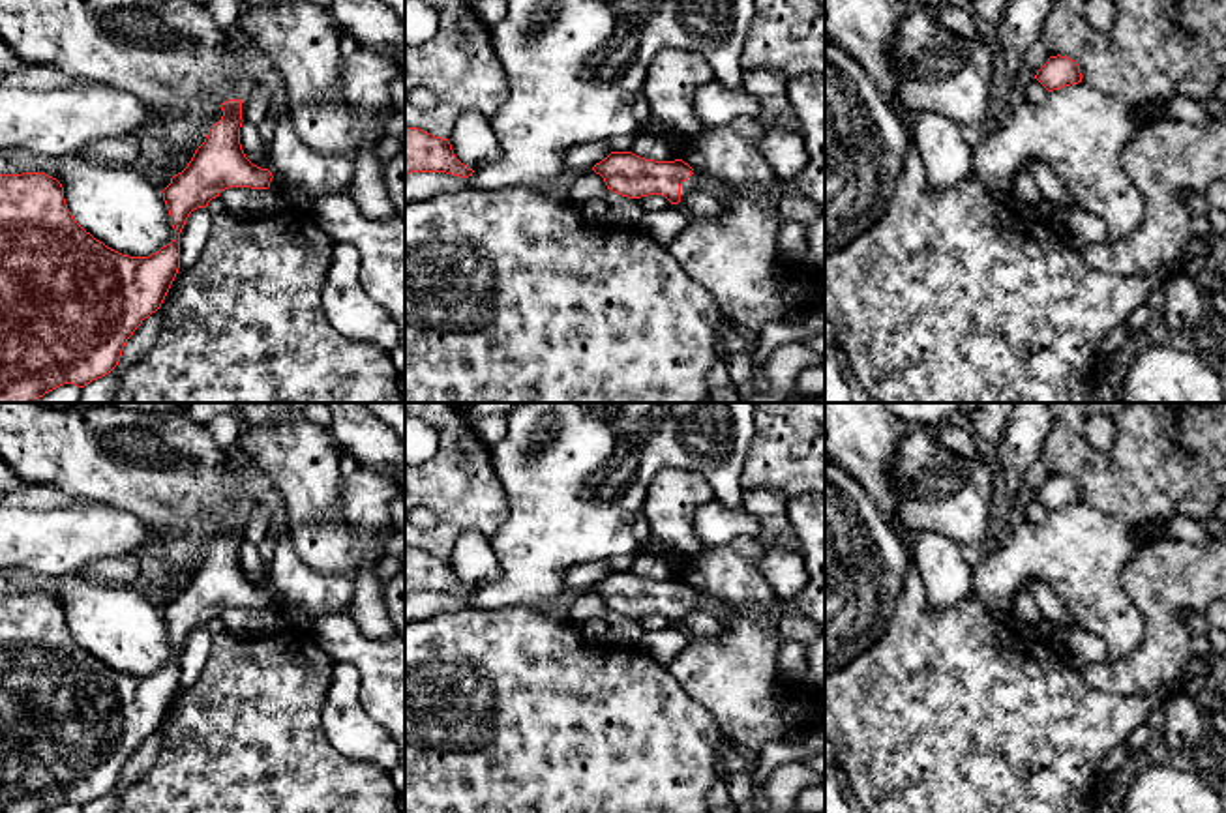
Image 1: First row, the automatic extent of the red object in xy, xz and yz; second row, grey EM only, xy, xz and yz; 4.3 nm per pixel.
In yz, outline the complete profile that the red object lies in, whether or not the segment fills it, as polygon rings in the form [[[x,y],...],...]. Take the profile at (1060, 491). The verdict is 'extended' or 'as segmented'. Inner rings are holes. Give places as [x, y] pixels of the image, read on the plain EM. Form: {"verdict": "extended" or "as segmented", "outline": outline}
{"verdict": "as segmented", "outline": [[[1050,476],[1035,498],[1048,510],[1059,510],[1082,502],[1080,485],[1069,476]]]}

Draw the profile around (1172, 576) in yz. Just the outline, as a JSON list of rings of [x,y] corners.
[[[1166,538],[1142,541],[1132,560],[1123,568],[1121,584],[1144,616],[1144,639],[1127,658],[1095,663],[1080,671],[1084,682],[1100,693],[1147,695],[1177,680],[1189,663],[1190,628],[1181,620],[1181,611],[1205,616],[1217,599],[1226,599],[1226,540],[1194,545]]]

